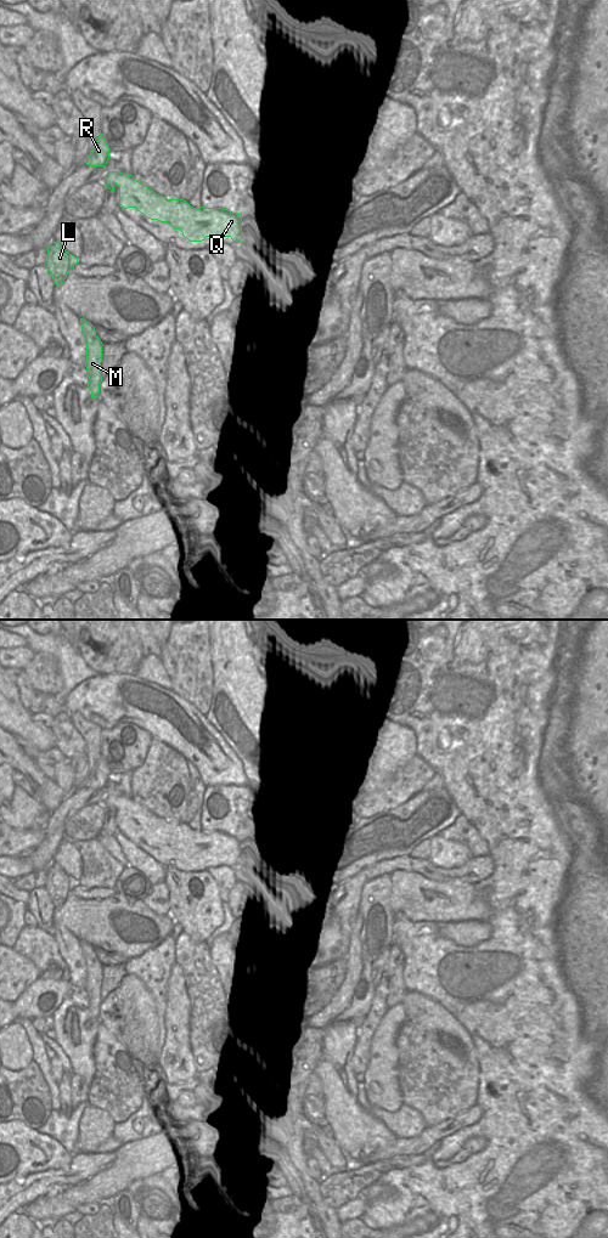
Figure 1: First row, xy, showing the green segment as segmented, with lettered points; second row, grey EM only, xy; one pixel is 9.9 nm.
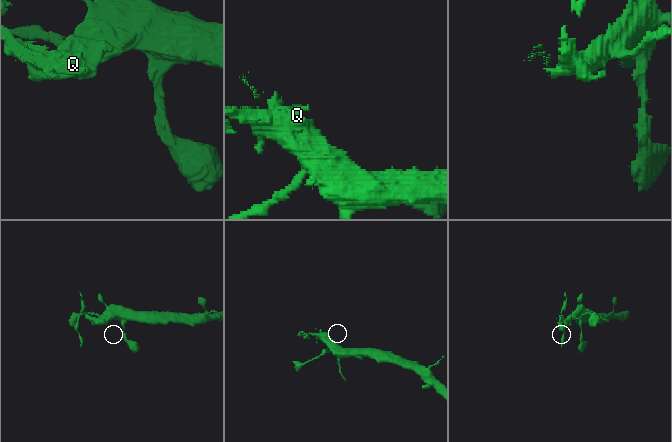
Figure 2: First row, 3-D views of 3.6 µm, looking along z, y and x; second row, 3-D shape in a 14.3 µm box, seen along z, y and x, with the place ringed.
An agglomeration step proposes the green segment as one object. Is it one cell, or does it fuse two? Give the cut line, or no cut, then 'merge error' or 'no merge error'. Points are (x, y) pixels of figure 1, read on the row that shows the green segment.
cut none; no merge error

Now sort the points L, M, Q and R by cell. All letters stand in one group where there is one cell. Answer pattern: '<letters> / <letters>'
L M Q R

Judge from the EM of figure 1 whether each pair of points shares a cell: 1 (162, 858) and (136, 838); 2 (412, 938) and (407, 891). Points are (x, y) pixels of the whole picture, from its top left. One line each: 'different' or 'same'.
1: same
2: different

